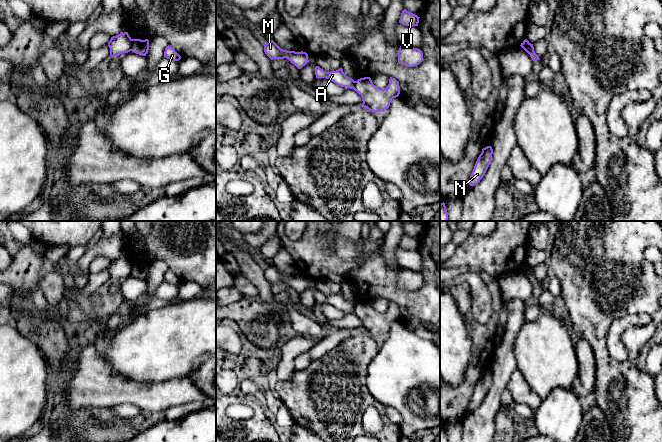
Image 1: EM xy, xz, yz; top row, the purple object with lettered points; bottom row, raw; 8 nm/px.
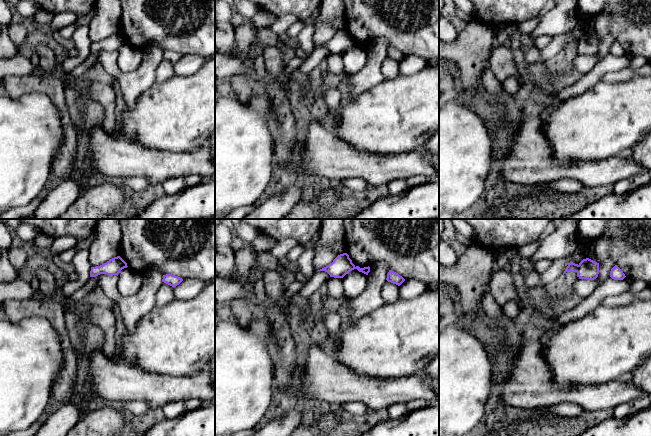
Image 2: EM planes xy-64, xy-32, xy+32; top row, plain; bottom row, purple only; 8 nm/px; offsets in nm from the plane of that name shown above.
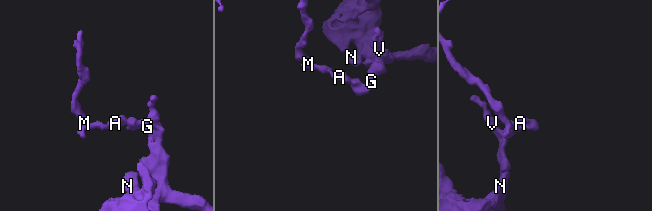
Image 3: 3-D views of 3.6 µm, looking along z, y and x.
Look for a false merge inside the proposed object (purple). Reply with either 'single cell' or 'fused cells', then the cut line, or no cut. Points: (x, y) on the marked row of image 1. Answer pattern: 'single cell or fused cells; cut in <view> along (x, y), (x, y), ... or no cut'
fused cells; cut in xy along (132, 39), (130, 50)

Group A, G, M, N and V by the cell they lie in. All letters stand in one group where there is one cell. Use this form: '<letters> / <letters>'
A M / G N V

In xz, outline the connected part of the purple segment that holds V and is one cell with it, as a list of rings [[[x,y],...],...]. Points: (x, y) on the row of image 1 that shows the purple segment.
[[[404,9],[401,13],[399,23],[405,26],[418,26],[419,18],[417,15]]]

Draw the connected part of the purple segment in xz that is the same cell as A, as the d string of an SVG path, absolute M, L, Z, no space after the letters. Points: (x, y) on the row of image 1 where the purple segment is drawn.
M319 66L315 67L316 78L326 78L334 82L341 87L348 87L350 89L354 88L355 81L350 77L346 76L343 69L340 68L336 71L326 72Z

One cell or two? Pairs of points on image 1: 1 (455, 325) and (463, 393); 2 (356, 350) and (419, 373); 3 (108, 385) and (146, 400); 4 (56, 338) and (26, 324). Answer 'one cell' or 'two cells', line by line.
1: two cells
2: two cells
3: one cell
4: one cell

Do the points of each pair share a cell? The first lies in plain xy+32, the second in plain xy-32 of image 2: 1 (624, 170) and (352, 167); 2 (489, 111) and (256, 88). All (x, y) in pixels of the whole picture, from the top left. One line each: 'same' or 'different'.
1: same
2: same

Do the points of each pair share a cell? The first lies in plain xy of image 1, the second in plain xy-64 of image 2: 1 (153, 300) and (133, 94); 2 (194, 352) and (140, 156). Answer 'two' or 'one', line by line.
1: one
2: two

